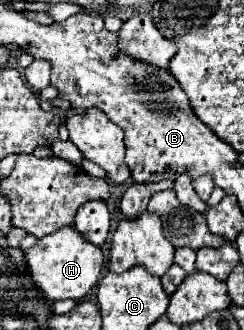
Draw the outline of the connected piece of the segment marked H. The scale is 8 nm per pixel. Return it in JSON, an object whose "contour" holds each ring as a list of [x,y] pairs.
{"contour":[[[62,227],[52,235],[38,239],[38,243],[26,251],[26,263],[36,287],[42,291],[44,297],[52,301],[60,299],[78,301],[84,295],[88,295],[88,291],[98,283],[102,275],[104,255],[100,247],[90,245],[90,241],[86,241],[82,233],[78,233],[74,227]]]}

